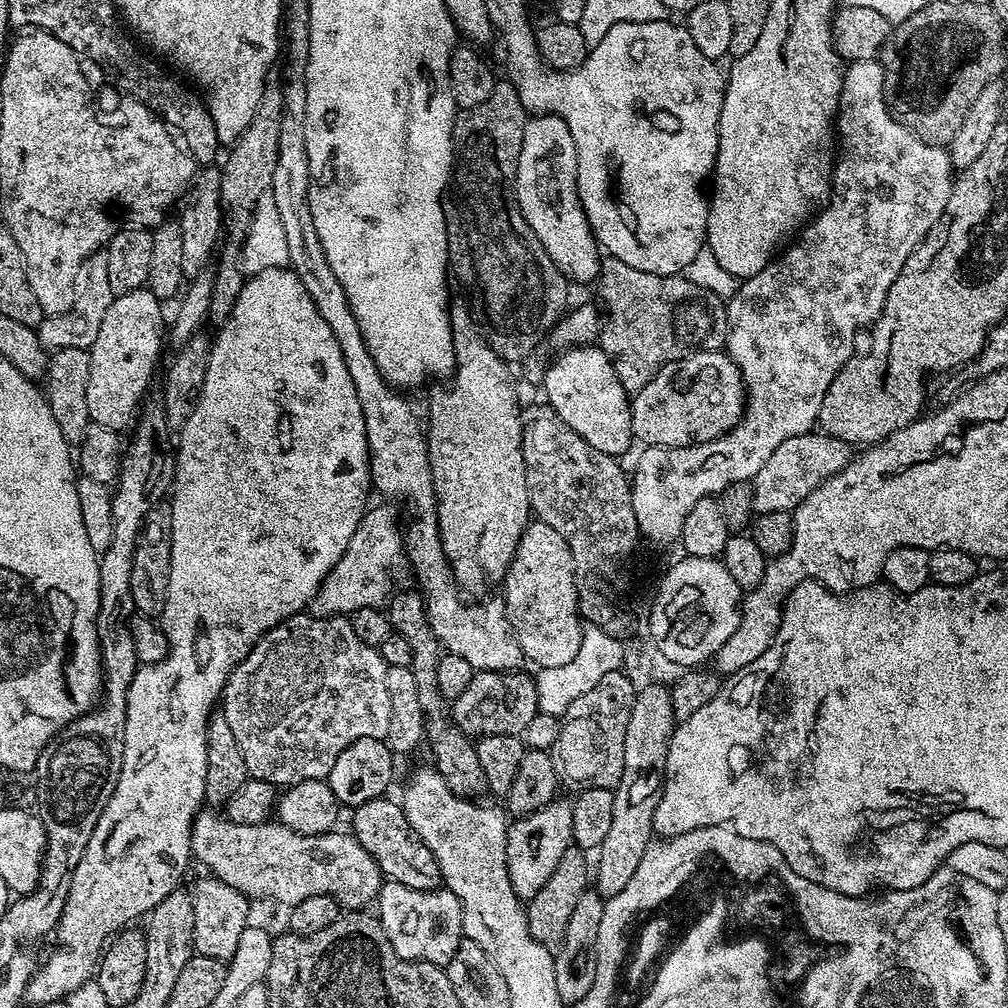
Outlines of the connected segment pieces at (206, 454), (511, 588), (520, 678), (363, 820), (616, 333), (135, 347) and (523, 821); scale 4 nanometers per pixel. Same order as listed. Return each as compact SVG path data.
M285 266L282 268L262 270L257 274L257 276L248 276L242 286L242 294L238 294L238 298L234 302L232 317L230 317L226 323L219 325L217 332L220 333L218 333L217 336L214 336L214 339L212 340L212 351L208 354L206 378L204 379L204 385L200 391L200 396L196 399L196 405L190 414L190 418L186 418L186 422L178 429L180 445L175 445L174 448L174 455L176 458L176 479L172 481L172 491L170 493L170 503L172 505L172 531L170 533L172 538L170 558L172 561L170 562L170 586L168 587L168 593L164 599L164 611L161 612L158 617L159 623L162 625L166 638L168 639L168 653L166 654L166 658L162 658L162 662L158 662L157 664L139 665L134 674L134 682L130 682L130 690L126 694L126 738L124 739L124 753L122 754L120 781L118 782L118 786L114 786L114 794L110 794L110 802L106 802L106 810L102 810L102 818L98 818L98 826L94 826L94 834L90 834L90 842L86 842L86 851L83 852L82 859L79 860L78 866L74 866L74 878L70 878L70 894L66 894L66 906L62 910L60 920L57 922L54 929L54 940L56 936L56 944L60 948L54 949L49 956L47 953L46 959L39 965L39 967L37 967L36 973L33 974L32 980L28 983L28 989L26 990L24 998L29 1005L31 1003L52 1004L55 1000L63 1001L74 990L78 990L82 985L89 983L89 981L91 981L97 974L98 961L100 960L110 938L120 932L121 929L125 929L131 922L136 922L132 920L138 919L139 916L142 916L142 918L147 917L164 898L181 887L180 879L183 878L184 871L188 868L188 860L190 864L190 857L192 856L192 847L190 846L192 823L196 821L197 814L201 812L206 804L204 799L204 791L206 790L206 726L208 725L208 720L211 718L214 709L217 707L218 701L221 699L224 687L228 681L228 676L234 668L237 668L237 666L244 661L246 654L250 654L252 647L255 646L257 642L259 642L259 640L270 631L270 629L274 626L278 626L286 618L301 615L301 613L307 609L308 603L310 603L314 598L316 591L322 586L326 574L330 574L330 570L334 565L336 565L338 558L342 558L342 554L346 554L346 546L350 546L350 538L354 538L354 530L358 530L358 522L364 520L365 511L370 504L370 501L368 501L368 492L371 493L373 491L372 467L368 465L368 439L366 438L366 418L362 414L362 402L354 390L354 381L350 379L350 370L346 370L346 358L342 358L342 350L340 349L338 338L334 334L332 327L330 327L326 322L326 318L321 314L320 304L313 300L312 296L306 290L306 286L302 286L298 274L292 271L291 268Z
M532 518L524 527L508 573L502 581L502 599L508 609L508 621L518 638L525 661L537 669L566 666L582 646L584 624L576 593L576 565L572 562L570 546L558 530L546 522Z
M513 670L510 672L481 672L477 671L470 678L470 686L462 690L457 700L451 701L452 721L469 736L479 738L490 734L510 734L511 736L523 737L526 726L540 711L538 706L538 690L536 681L531 675L527 676L524 670Z
M389 798L371 800L358 805L351 813L350 831L362 846L366 846L366 854L378 862L381 873L389 881L402 883L413 890L434 891L441 887L442 881L438 862L434 854L430 854L430 846L418 838L414 826L406 818L403 807Z
M605 255L600 261L595 288L606 313L600 325L598 346L610 358L618 382L622 382L629 394L640 392L662 366L695 352L715 352L727 345L725 301L690 282L683 274L646 274L646 270L634 270L634 266L626 266L626 262Z
M143 287L115 297L110 310L106 310L106 318L102 318L102 326L98 326L98 338L94 338L90 349L86 406L91 423L119 433L125 431L128 423L128 427L133 423L141 407L140 399L152 380L152 371L160 360L160 327L166 324L160 308L163 308L162 301Z
M566 799L551 800L546 806L530 814L513 819L506 834L506 870L510 874L510 886L522 902L535 898L542 886L557 869L562 854L572 846L572 806Z

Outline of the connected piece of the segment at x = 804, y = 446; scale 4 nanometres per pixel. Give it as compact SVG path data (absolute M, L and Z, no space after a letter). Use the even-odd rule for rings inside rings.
M813 430L806 434L798 434L798 438L786 438L770 458L762 466L762 470L754 477L754 509L757 513L770 512L791 513L803 500L814 491L824 480L829 480L834 474L838 474L852 461L854 455L853 445L842 442L833 436L825 436L819 431Z

